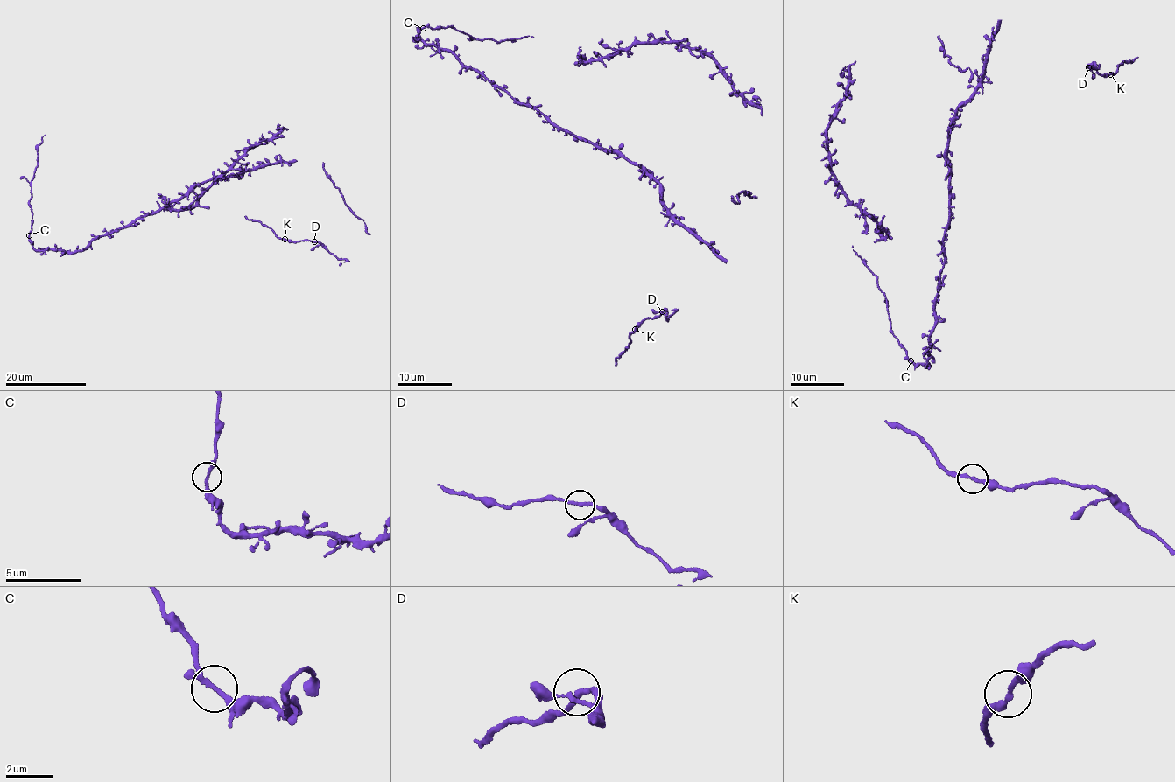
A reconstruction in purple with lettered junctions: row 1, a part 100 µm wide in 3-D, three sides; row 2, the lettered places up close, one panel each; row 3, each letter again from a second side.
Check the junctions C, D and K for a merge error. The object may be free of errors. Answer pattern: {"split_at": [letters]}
{"split_at": ["C"]}

